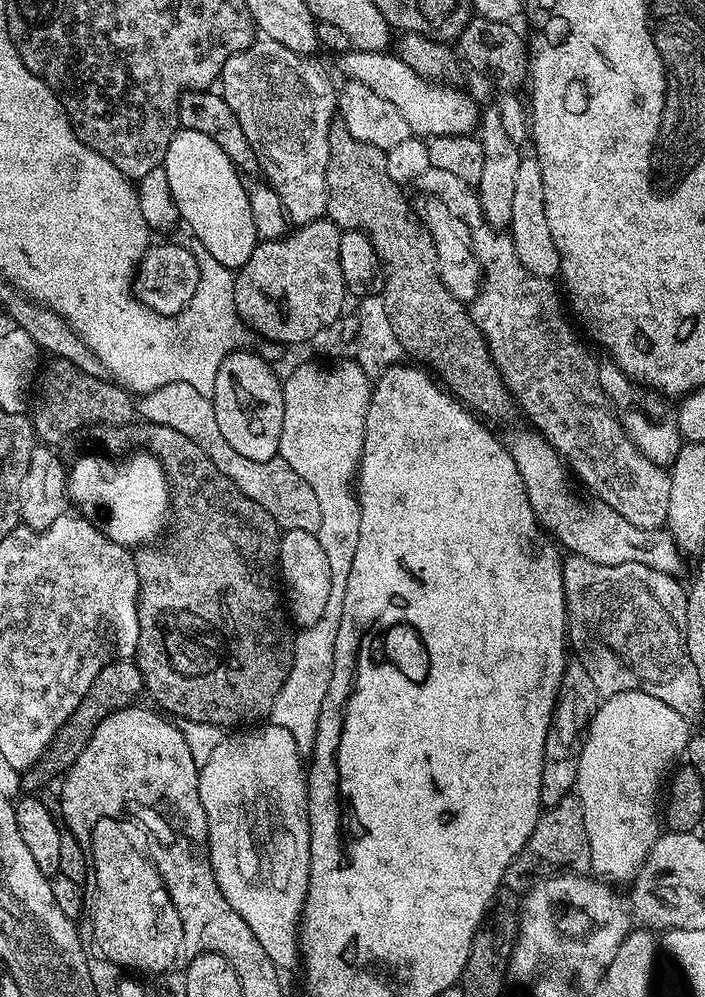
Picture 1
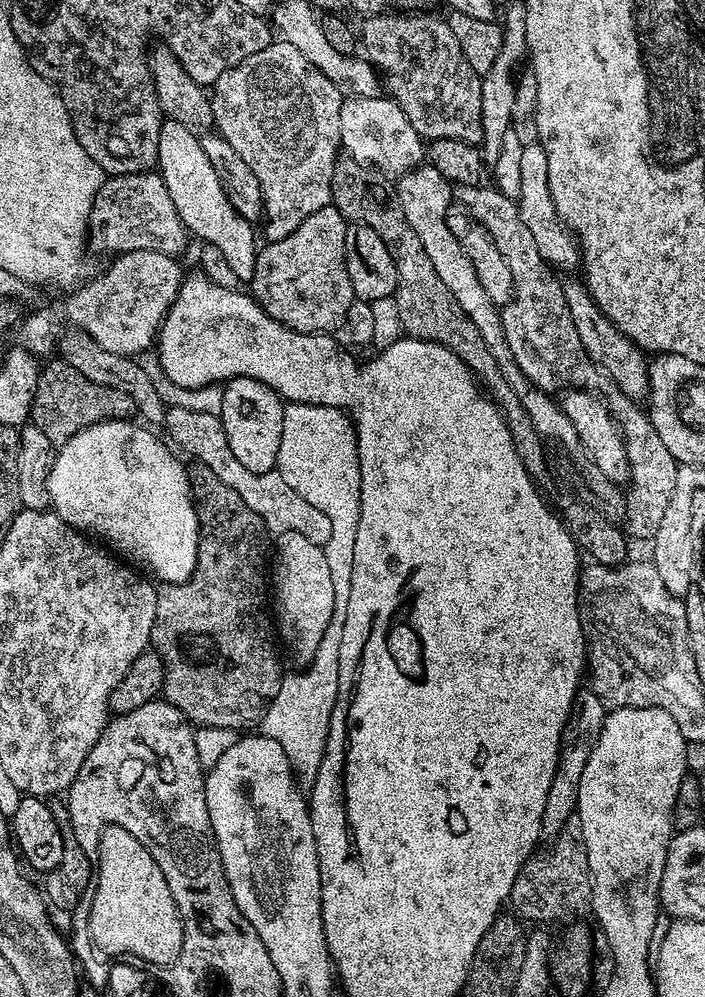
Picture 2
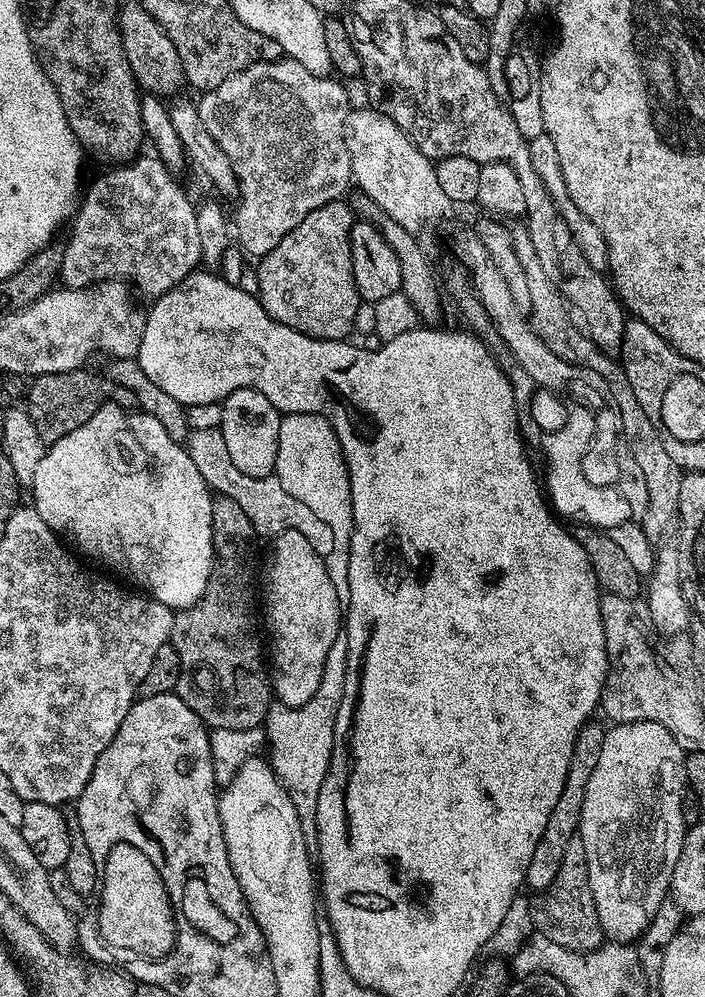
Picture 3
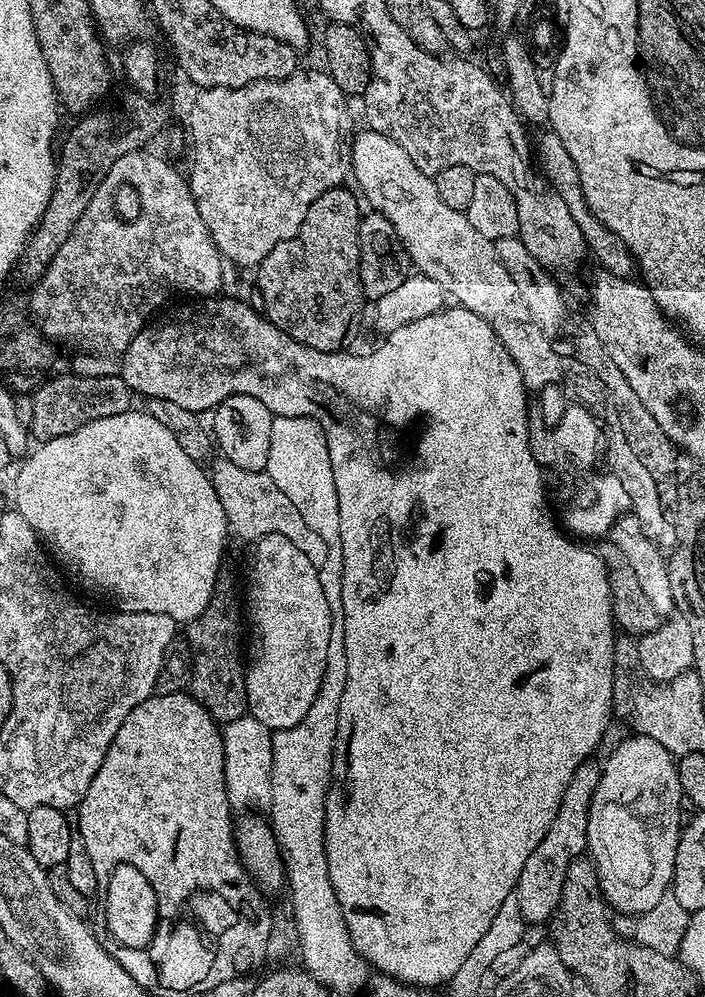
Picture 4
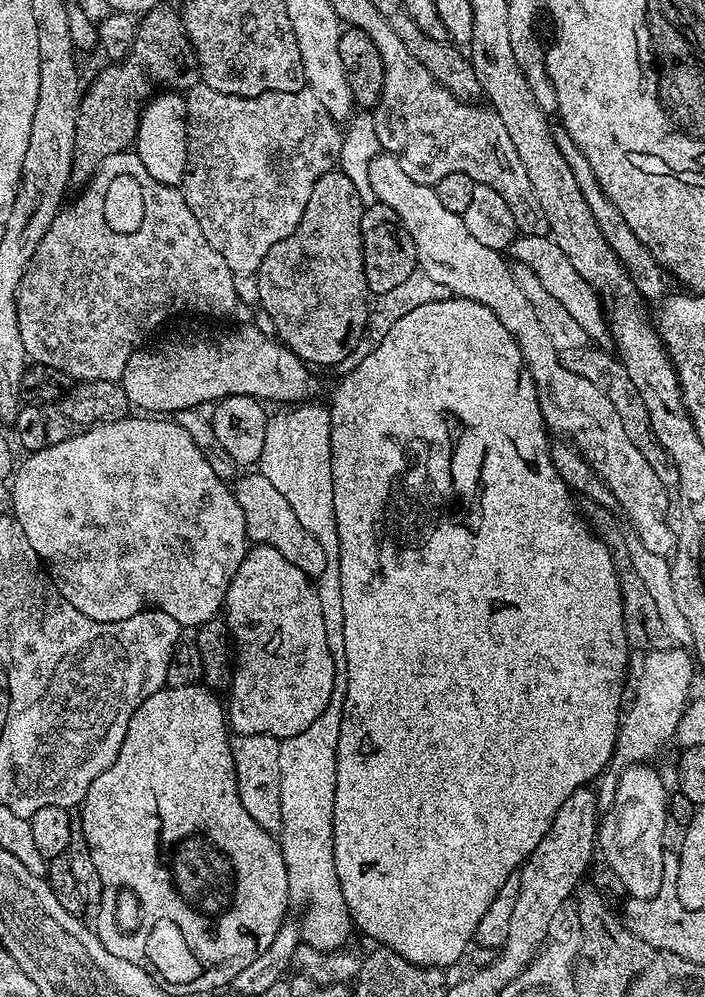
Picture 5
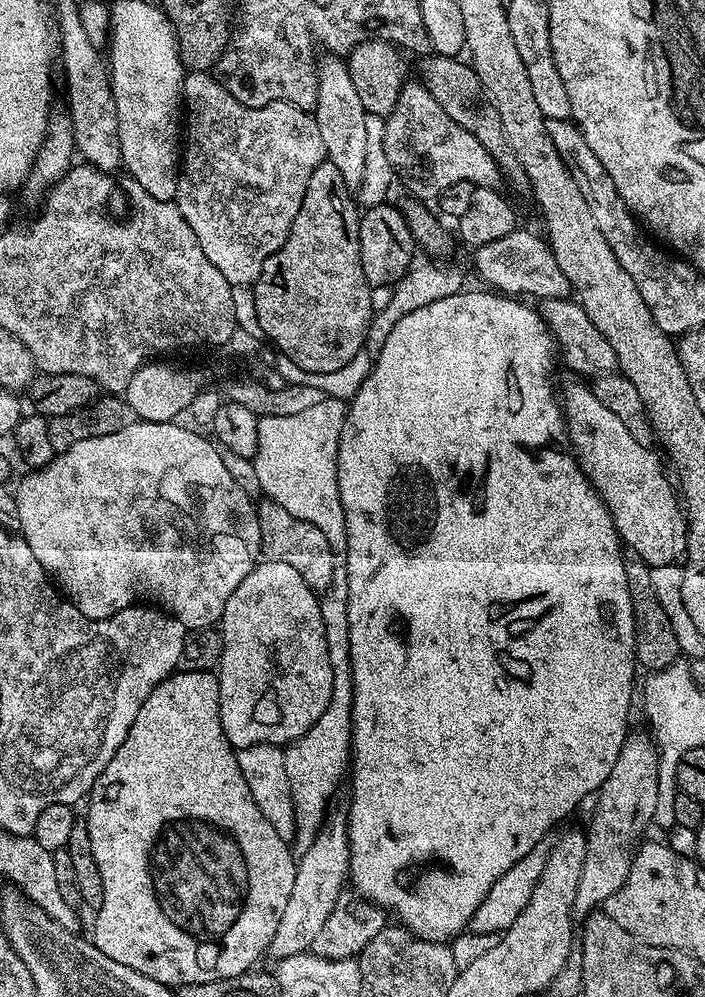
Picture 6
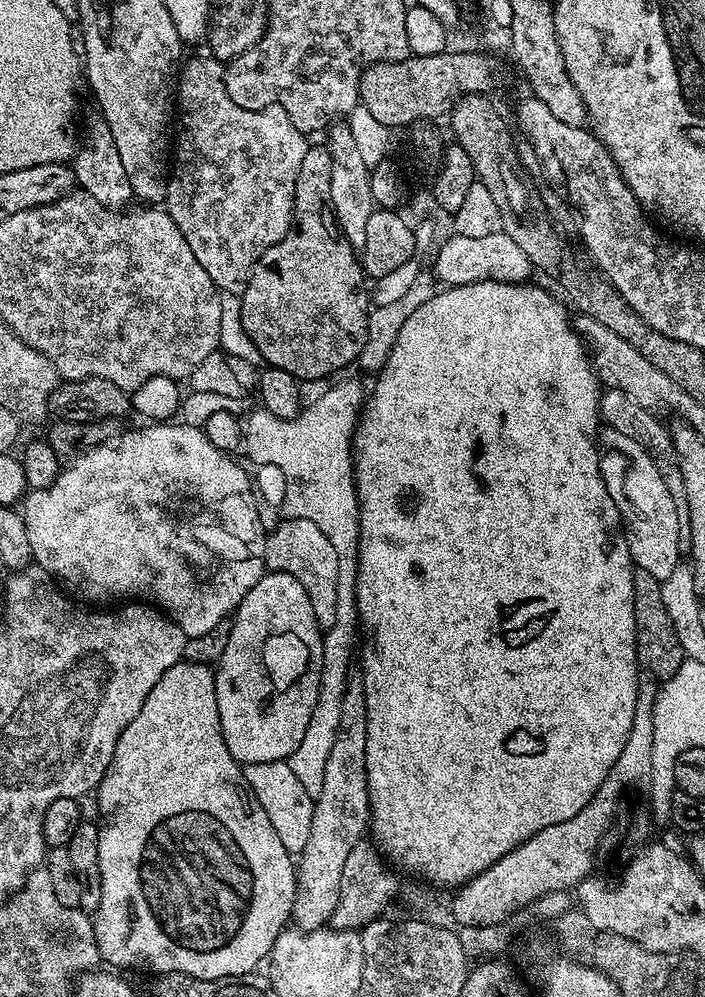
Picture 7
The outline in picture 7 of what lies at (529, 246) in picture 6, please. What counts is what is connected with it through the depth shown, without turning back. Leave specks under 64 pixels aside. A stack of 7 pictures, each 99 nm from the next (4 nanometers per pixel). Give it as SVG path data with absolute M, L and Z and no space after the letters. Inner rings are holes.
M503 230L483 238L466 238L452 234L447 242L435 252L434 276L441 285L473 284L474 282L498 282L499 284L522 284L533 275L532 263L522 254L522 249Z

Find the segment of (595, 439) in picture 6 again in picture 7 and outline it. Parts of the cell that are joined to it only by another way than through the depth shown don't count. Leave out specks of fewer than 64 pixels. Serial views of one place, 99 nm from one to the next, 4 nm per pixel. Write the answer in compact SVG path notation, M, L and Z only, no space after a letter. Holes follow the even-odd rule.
M605 427L602 432L602 444L605 449L613 448L621 452L626 459L632 460L632 469L628 472L628 481L624 484L624 496L628 504L637 512L630 532L628 549L636 568L647 570L654 578L664 581L673 574L676 567L682 563L680 557L680 528L682 532L682 508L677 497L670 494L666 482L662 482L662 474L658 466L650 458L634 438L626 438L626 434L618 434L618 430ZM604 432L604 440L603 440ZM605 444L605 445L604 445ZM677 504L677 505L676 505Z

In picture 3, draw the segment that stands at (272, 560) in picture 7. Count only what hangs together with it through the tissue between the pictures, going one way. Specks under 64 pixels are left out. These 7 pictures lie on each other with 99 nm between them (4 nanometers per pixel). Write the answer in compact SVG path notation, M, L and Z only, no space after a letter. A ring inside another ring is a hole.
M196 426L189 431L186 447L190 458L194 458L194 466L198 466L198 474L212 489L216 496L230 498L246 514L261 537L275 538L281 534L295 534L306 538L310 546L319 556L326 557L334 546L334 538L330 530L310 510L310 506L302 506L298 498L290 495L280 481L267 476L266 478L250 478L250 474L242 474L234 462L230 462L230 454L226 454L226 438L222 438L219 428Z

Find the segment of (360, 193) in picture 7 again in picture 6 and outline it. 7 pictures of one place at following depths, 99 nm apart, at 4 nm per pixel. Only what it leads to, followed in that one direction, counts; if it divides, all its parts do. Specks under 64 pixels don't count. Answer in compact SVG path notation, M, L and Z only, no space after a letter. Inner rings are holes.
M338 58L319 61L316 74L318 98L314 115L318 130L322 133L322 146L325 157L338 166L338 174L346 182L349 190L359 189L366 170L366 129L365 110L354 91L354 82L350 82L348 65Z

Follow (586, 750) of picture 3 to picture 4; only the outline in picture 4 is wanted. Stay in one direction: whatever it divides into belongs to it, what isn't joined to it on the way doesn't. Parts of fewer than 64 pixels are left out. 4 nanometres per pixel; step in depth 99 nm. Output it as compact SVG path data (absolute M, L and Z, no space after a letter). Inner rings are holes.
M589 758L574 770L574 778L566 786L562 794L562 802L558 802L558 814L554 814L554 822L550 822L550 830L538 846L534 846L534 854L526 858L526 866L522 866L522 874L516 883L516 905L525 925L540 924L551 921L556 914L556 907L562 898L562 882L566 882L566 870L570 862L581 859L588 847L588 823L590 822L590 802L594 798L594 790L600 781L601 765Z

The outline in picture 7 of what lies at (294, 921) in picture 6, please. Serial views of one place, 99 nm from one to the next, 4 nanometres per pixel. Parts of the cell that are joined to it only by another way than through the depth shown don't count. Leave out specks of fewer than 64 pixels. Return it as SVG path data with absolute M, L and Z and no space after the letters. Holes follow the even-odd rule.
M349 679L346 694L342 694L342 710L338 717L338 730L334 734L334 747L326 762L326 774L322 777L322 790L314 797L314 822L310 826L310 842L299 853L296 869L296 897L292 907L292 920L305 932L325 927L338 904L339 878L345 868L346 858L358 841L365 839L370 828L368 811L368 779L366 778L366 694L364 681Z

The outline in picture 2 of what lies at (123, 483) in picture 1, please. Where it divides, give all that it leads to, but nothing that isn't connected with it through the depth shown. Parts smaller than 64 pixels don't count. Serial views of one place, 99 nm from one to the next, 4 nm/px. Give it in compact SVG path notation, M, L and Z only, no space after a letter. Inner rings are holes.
M103 420L59 445L48 479L50 508L76 531L101 536L96 538L149 577L164 584L181 584L194 574L200 545L200 523L192 500L190 472L180 465L175 456L177 453L152 433L155 431L151 427L136 423L132 420Z

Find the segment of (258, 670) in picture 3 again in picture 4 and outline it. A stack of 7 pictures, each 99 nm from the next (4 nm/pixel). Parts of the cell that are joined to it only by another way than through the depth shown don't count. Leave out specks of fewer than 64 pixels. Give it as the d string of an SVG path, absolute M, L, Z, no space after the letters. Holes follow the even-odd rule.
M227 574L216 577L216 588L212 591L206 610L198 618L187 621L186 639L192 648L192 682L190 694L221 725L237 720L248 712L245 661L240 661L240 620L242 624L242 596L236 593L236 584Z

